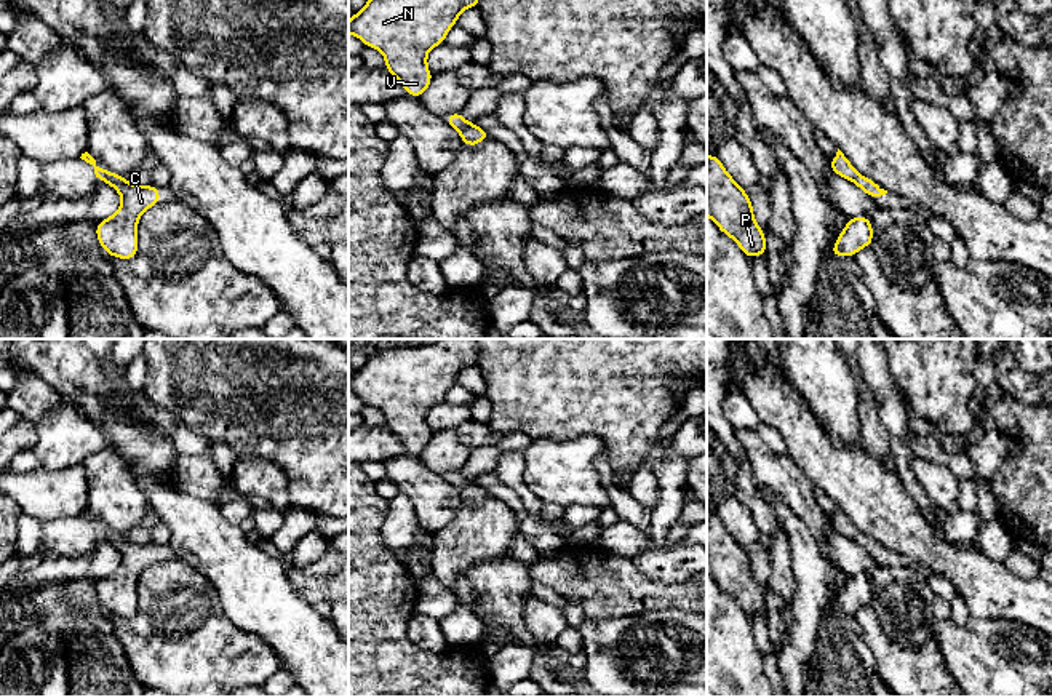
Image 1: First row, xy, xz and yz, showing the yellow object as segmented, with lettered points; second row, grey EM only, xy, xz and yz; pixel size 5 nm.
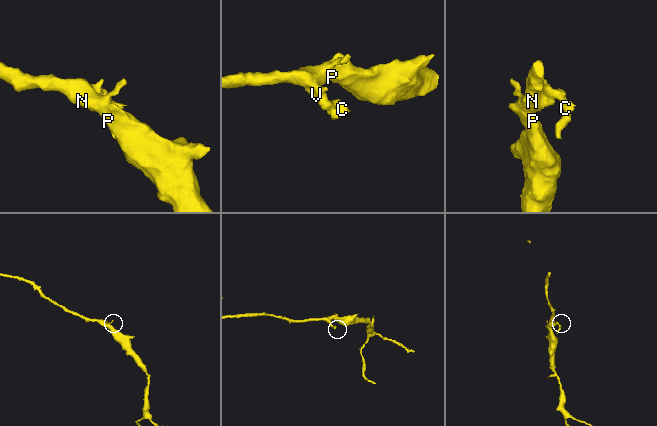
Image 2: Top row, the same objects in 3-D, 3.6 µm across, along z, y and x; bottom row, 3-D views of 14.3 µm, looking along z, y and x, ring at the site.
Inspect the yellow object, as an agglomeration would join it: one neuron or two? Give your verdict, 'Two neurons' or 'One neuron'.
One neuron

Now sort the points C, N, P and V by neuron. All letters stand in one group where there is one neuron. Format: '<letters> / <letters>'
C N P V

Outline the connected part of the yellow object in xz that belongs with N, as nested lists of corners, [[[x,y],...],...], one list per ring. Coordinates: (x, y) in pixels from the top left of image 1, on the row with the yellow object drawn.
[[[368,0],[349,21],[349,34],[365,46],[377,48],[385,58],[385,69],[404,86],[409,96],[420,98],[433,74],[428,72],[427,54],[444,43],[448,30],[457,24],[459,14],[478,6],[480,0]]]

